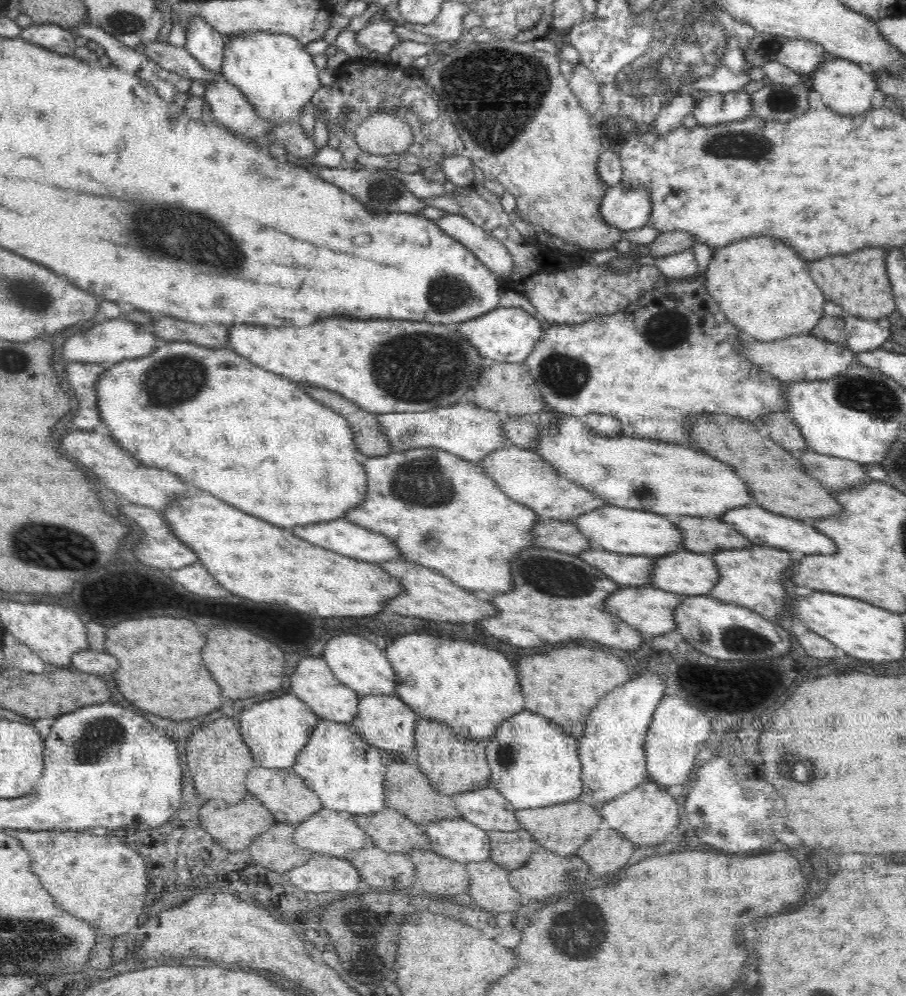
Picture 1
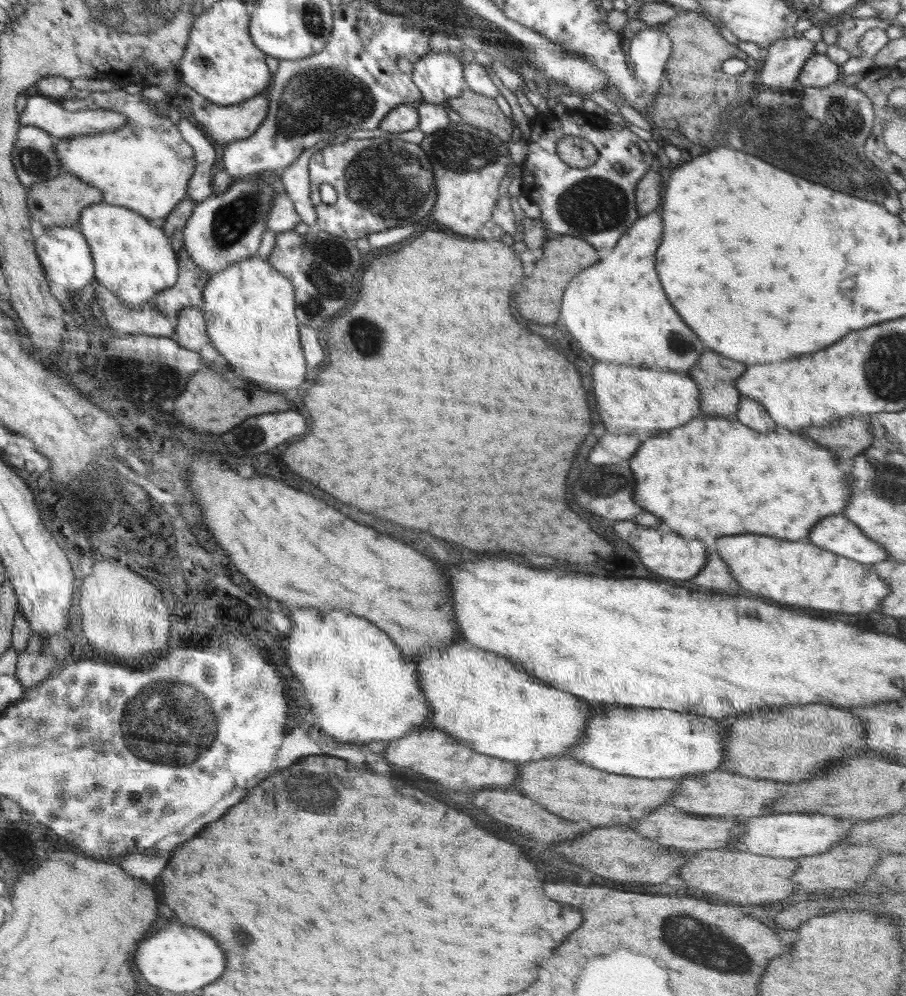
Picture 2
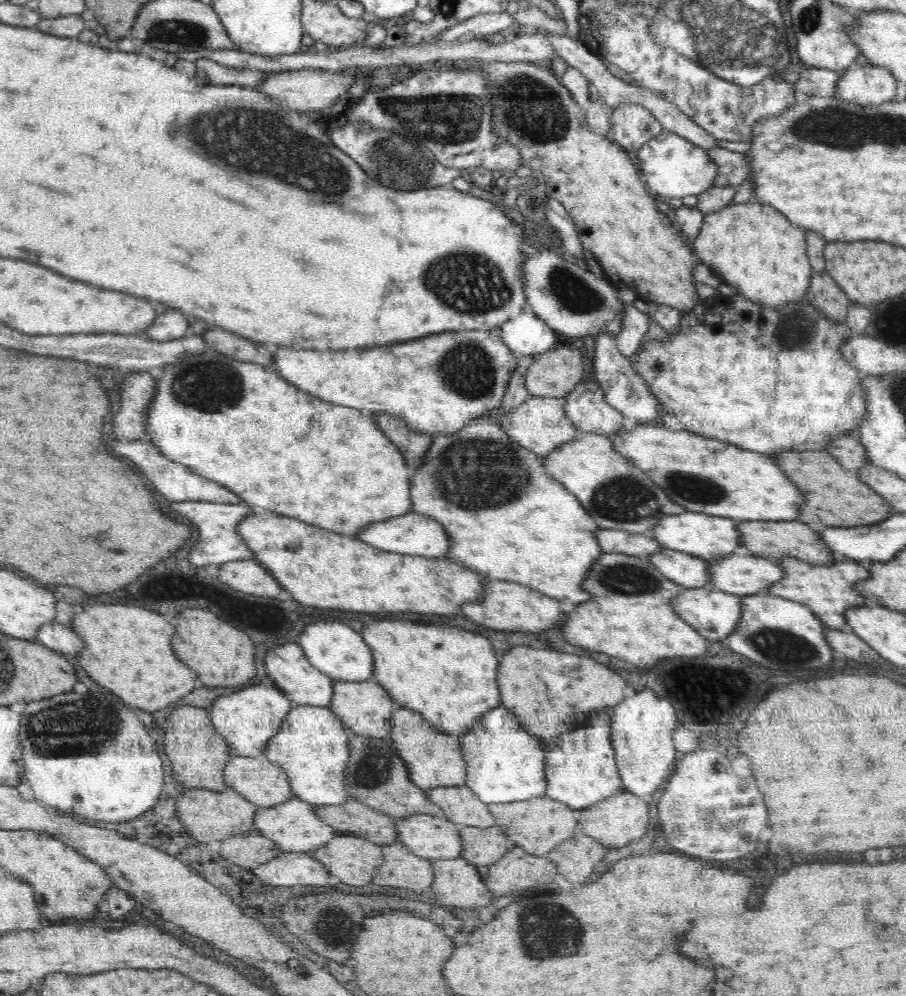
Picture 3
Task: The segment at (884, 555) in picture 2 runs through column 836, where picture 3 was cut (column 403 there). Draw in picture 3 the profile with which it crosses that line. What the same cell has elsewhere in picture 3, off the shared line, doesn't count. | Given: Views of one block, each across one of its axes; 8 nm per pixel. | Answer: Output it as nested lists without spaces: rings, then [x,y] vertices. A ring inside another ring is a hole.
[[[408,512],[402,516],[389,518],[382,522],[373,522],[365,526],[354,537],[373,546],[374,549],[426,558],[445,556],[445,552],[450,549],[451,545],[450,537],[437,520],[417,512]]]

